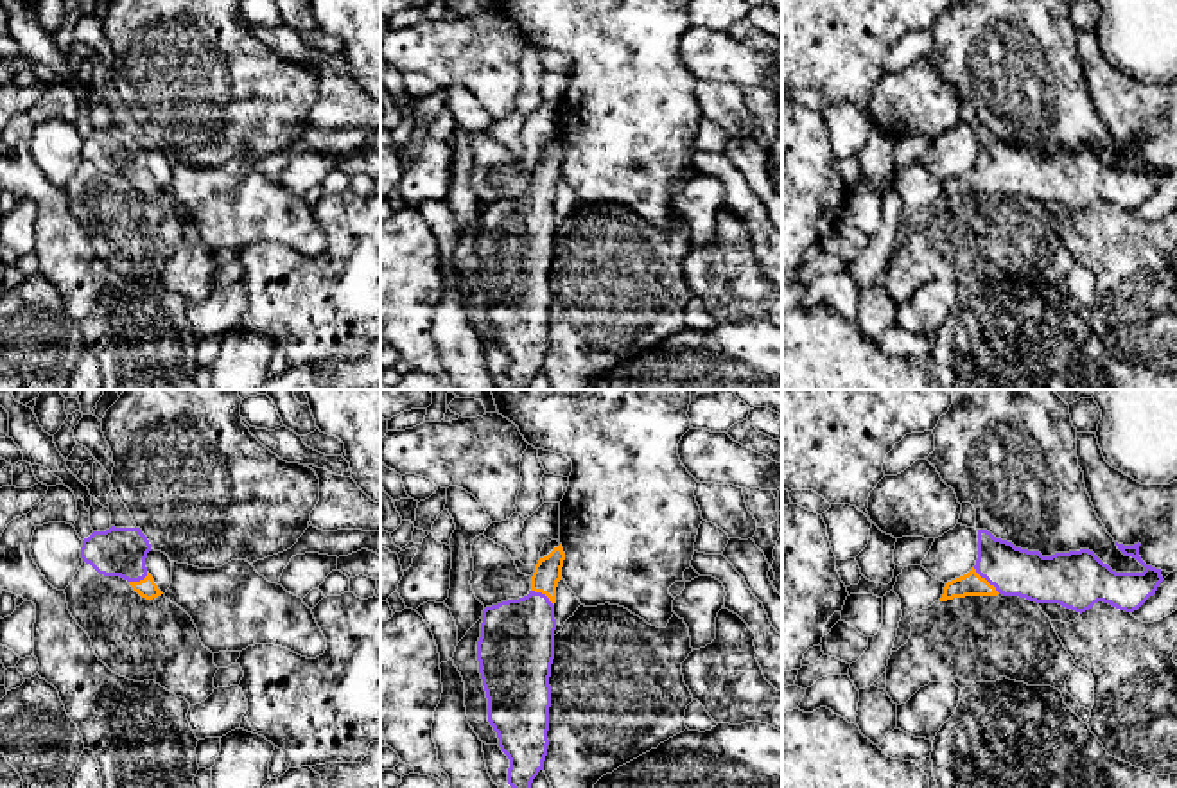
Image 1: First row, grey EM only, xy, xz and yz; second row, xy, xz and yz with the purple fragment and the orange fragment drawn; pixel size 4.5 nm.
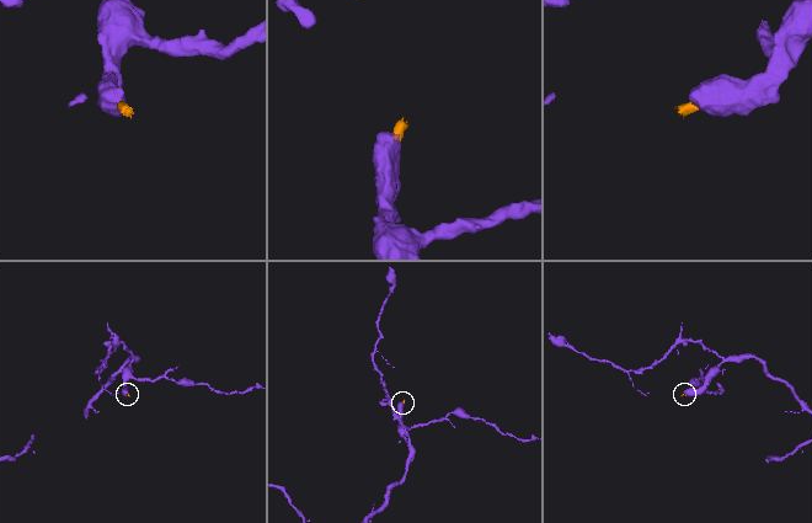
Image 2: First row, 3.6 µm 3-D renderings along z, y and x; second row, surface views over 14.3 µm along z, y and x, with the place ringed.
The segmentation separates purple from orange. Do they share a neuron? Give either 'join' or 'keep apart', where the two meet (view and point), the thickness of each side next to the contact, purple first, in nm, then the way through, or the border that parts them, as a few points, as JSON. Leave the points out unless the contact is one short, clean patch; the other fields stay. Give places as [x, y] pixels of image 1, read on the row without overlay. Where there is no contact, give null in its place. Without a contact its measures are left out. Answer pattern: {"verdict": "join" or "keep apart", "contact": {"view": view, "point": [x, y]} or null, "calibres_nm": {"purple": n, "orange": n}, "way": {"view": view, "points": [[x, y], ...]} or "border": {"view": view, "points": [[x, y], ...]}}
{"verdict": "join", "contact": {"view": "yz", "point": [987, 178]}, "calibres_nm": {"purple": 220, "orange": 110}, "way": {"view": "yz", "points": [[1014, 169], [996, 169], [987, 178], [971, 182]]}}

